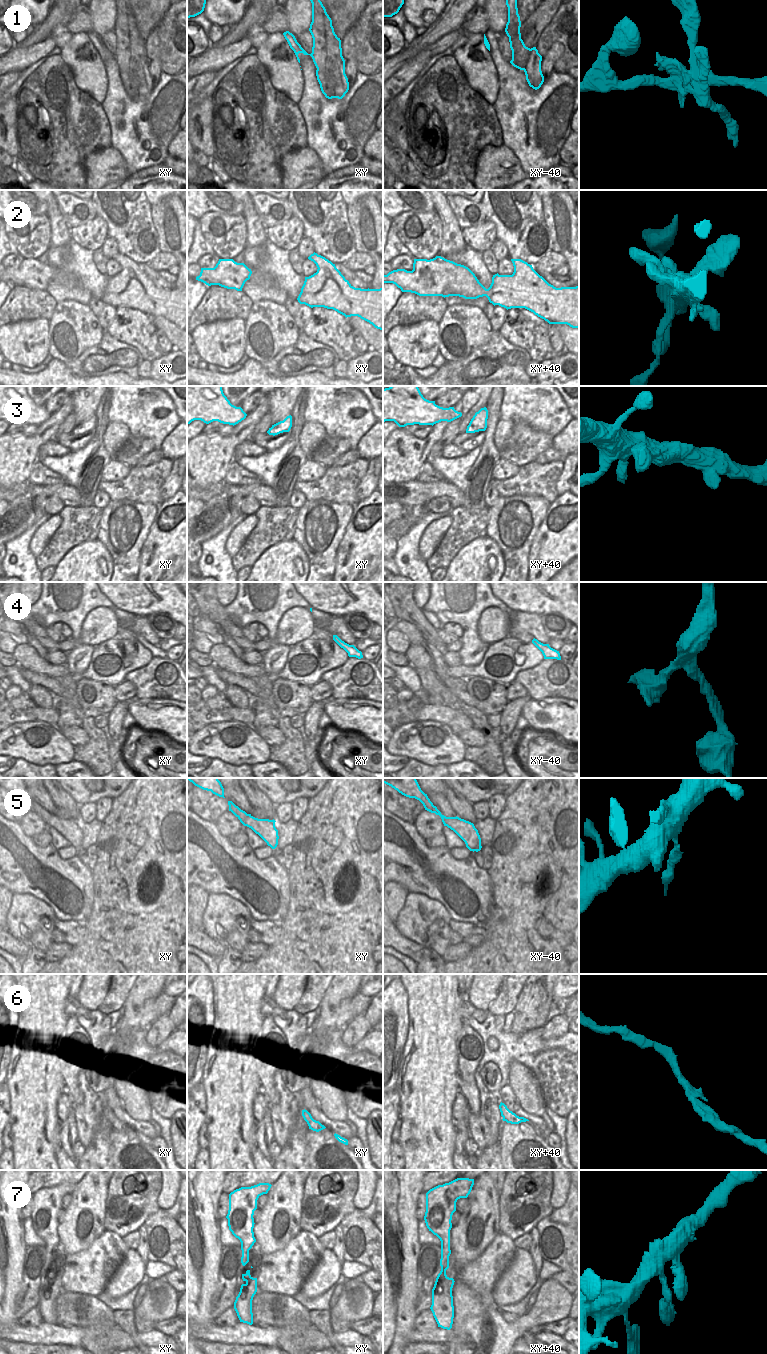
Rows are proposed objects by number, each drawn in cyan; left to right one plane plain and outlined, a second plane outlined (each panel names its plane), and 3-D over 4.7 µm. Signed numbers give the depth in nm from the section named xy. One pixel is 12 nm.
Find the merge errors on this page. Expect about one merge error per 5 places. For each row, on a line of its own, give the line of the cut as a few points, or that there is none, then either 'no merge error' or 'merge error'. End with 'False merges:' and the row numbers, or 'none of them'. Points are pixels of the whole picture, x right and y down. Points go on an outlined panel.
1: cut xy (344, 60), (339, 60), (330, 74), (329, 87), (332, 97); merge error
2: cut none; no merge error
3: cut none; no merge error
4: cut none; no merge error
5: cut xy (247, 814), (238, 817); merge error
6: cut none; no merge error
7: cut none; no merge error
False merges: 1, 5

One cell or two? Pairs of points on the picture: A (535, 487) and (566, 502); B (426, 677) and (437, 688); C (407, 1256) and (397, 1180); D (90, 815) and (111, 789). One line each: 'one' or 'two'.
A: two
B: one
C: one
D: two

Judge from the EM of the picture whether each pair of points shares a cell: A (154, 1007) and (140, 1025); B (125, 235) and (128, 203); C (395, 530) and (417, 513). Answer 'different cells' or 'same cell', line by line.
A: same cell
B: same cell
C: same cell

